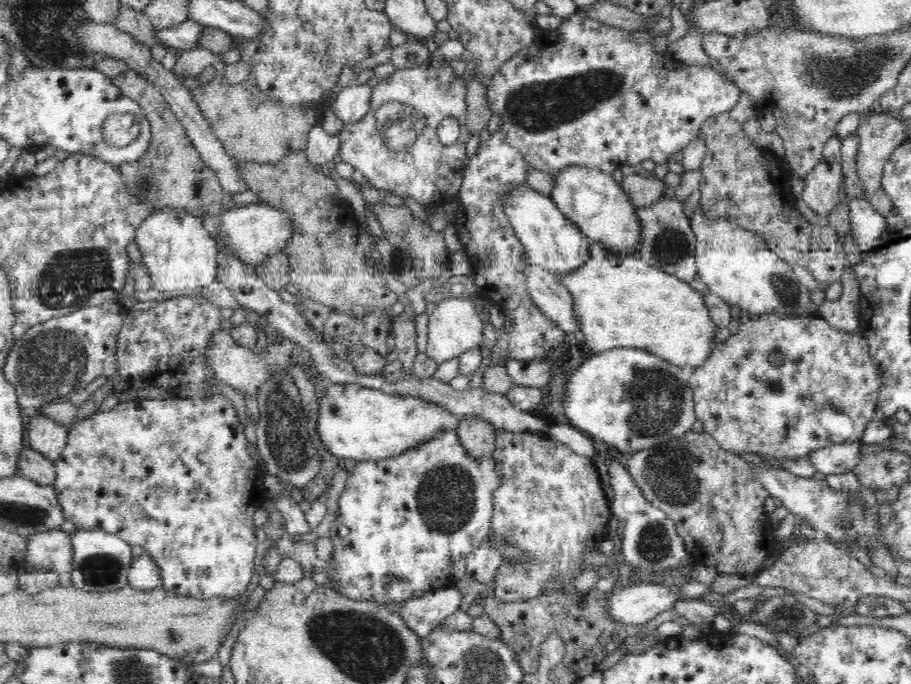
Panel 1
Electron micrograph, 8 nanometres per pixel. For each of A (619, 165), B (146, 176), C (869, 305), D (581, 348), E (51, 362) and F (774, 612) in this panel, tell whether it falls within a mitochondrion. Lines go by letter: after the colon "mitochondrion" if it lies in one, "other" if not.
A: other
B: mitochondrion
C: other
D: other
E: mitochondrion
F: mitochondrion

